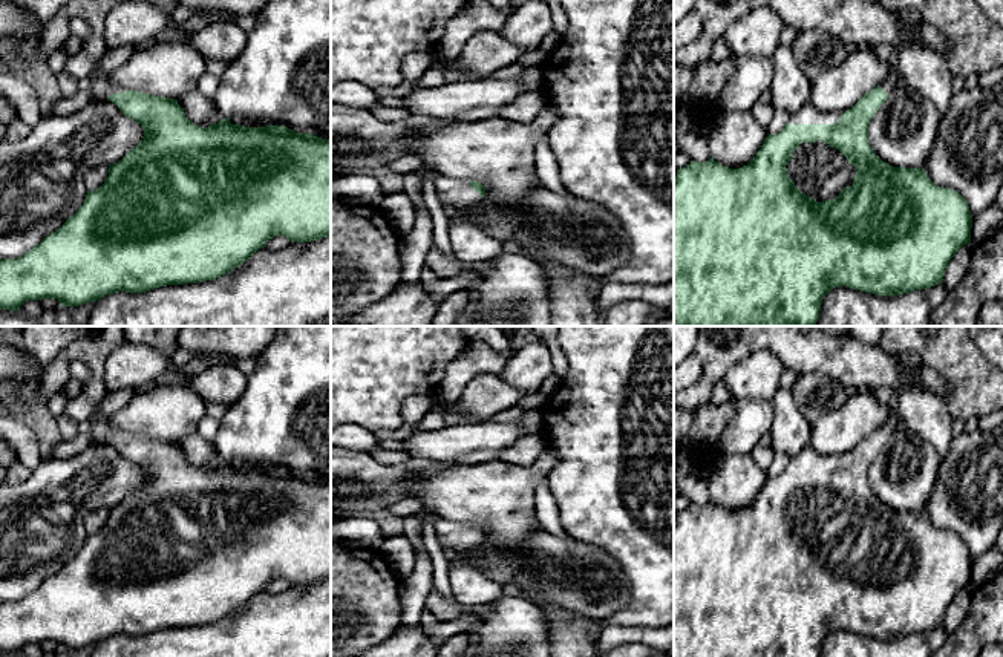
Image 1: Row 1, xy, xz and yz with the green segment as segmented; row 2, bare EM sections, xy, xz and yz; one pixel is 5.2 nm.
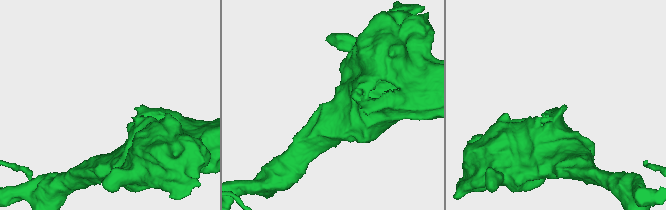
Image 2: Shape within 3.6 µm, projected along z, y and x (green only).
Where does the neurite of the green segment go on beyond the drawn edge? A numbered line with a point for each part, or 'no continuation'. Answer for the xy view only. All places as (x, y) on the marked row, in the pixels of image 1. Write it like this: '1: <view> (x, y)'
1: xy (101, 88)

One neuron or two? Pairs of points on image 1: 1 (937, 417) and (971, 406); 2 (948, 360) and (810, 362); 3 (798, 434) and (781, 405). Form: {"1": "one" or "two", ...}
{"1": "two", "2": "two", "3": "one"}

